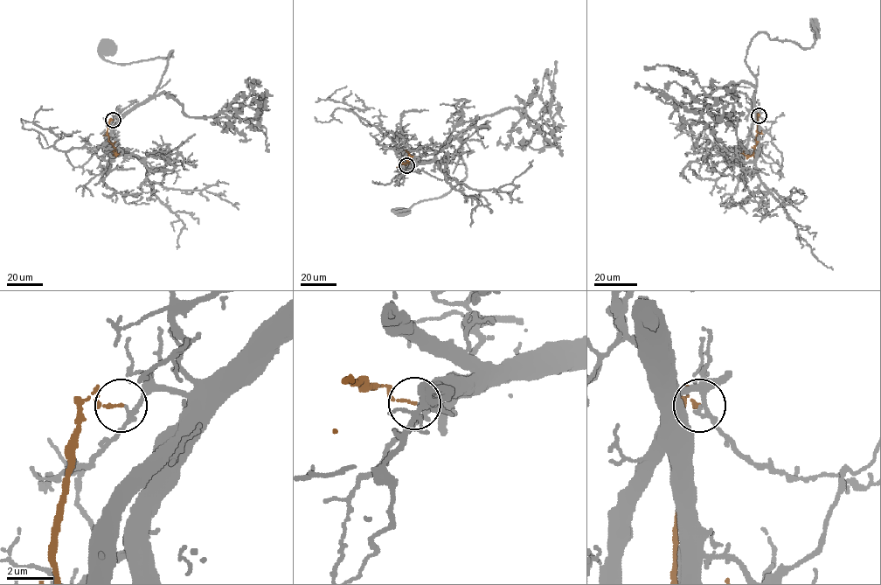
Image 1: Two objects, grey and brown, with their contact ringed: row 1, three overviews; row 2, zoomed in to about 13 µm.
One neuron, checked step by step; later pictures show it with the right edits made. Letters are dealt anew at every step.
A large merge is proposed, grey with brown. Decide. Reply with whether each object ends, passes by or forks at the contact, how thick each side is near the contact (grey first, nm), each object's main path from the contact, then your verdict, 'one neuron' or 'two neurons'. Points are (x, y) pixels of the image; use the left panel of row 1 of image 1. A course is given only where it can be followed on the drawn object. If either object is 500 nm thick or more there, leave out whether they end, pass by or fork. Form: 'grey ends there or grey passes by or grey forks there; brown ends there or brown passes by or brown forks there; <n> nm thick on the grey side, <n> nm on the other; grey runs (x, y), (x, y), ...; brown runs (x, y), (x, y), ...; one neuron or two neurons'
grey passes by; brown ends there; 150 nm thick on the grey side, 110 nm on the other; grey runs (113, 120), (121, 118), (153, 94), (172, 51), (172, 57), (115, 64), (101, 55), (104, 45); brown runs (113, 120), (109, 120), (107, 134), (117, 154), (112, 151); two neurons

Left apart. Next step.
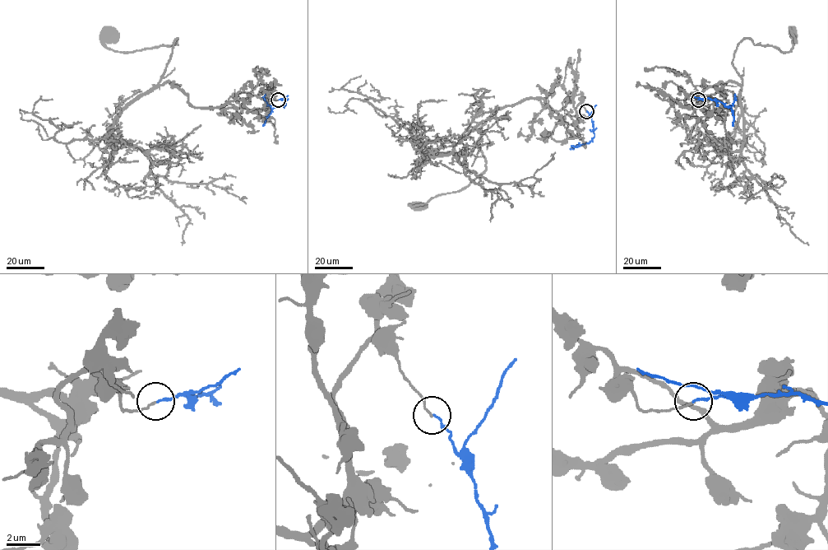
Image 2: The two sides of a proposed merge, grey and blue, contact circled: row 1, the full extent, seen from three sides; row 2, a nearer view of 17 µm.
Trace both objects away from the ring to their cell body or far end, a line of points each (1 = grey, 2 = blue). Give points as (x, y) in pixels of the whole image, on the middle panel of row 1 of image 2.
1: (586, 111), (579, 103), (569, 124), (541, 98), (501, 107), (466, 155), (480, 148), (486, 170), (414, 204)
2: (586, 111), (592, 122), (594, 137), (589, 142), (571, 146)

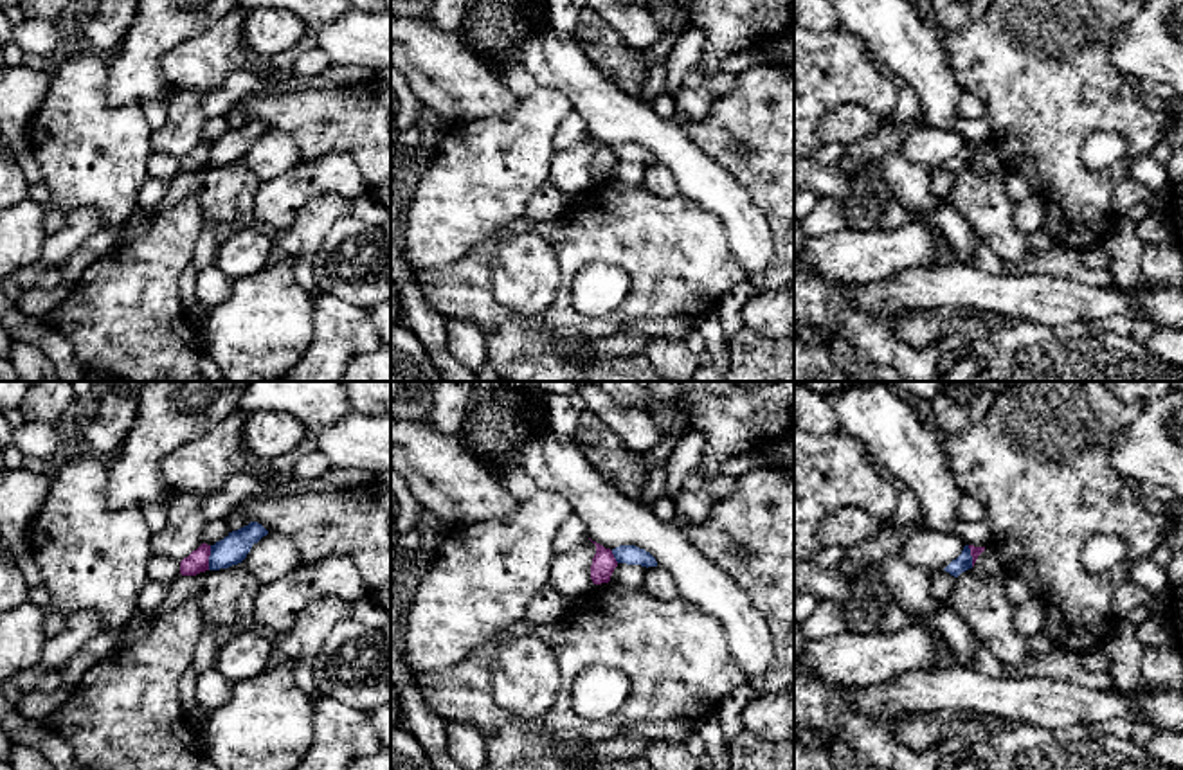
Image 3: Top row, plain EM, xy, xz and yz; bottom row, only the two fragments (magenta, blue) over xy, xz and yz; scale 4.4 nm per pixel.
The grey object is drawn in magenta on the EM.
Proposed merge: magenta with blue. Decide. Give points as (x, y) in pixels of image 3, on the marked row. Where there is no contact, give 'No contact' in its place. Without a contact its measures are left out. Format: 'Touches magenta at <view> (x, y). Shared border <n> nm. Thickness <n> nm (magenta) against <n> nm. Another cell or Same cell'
Touches magenta at xy (207, 558). Shared border 110 nm. Thickness 100 nm (magenta) against 140 nm. Another cell

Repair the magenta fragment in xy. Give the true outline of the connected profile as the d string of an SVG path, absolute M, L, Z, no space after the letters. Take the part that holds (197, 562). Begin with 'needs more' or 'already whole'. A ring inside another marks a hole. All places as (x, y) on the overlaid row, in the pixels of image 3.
already whole | M202 543L196 551L193 551L187 558L180 561L180 574L196 576L200 572L209 570L209 556L211 545Z

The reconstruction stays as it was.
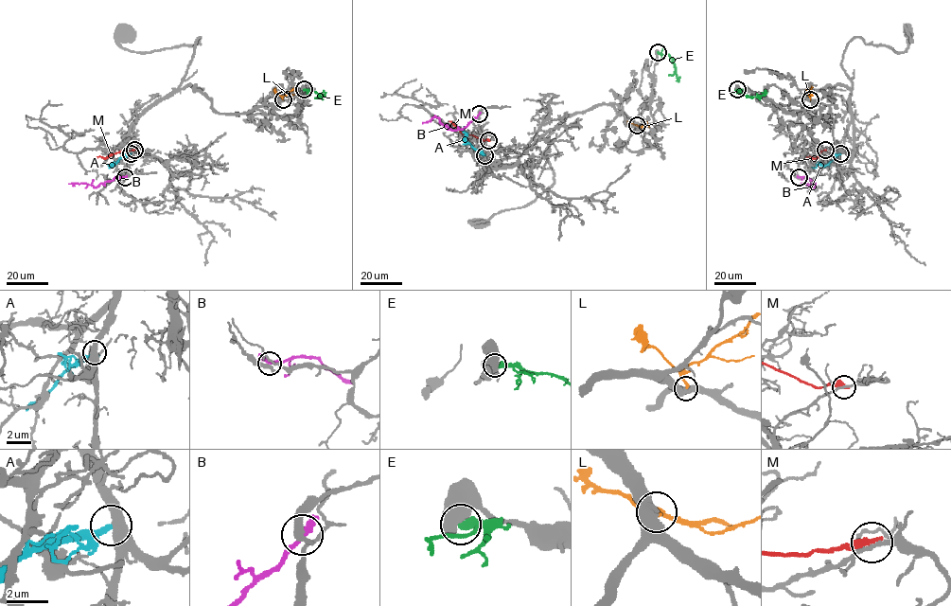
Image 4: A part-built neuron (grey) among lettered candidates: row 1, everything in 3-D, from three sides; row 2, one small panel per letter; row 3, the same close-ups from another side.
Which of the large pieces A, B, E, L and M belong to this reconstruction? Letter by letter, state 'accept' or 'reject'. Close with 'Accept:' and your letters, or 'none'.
A: reject
B: reject
E: reject
L: reject
M: reject
Accept: none

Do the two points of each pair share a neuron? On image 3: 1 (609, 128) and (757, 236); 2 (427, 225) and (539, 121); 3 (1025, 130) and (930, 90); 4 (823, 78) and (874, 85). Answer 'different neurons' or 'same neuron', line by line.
1: same neuron
2: same neuron
3: different neurons
4: same neuron

